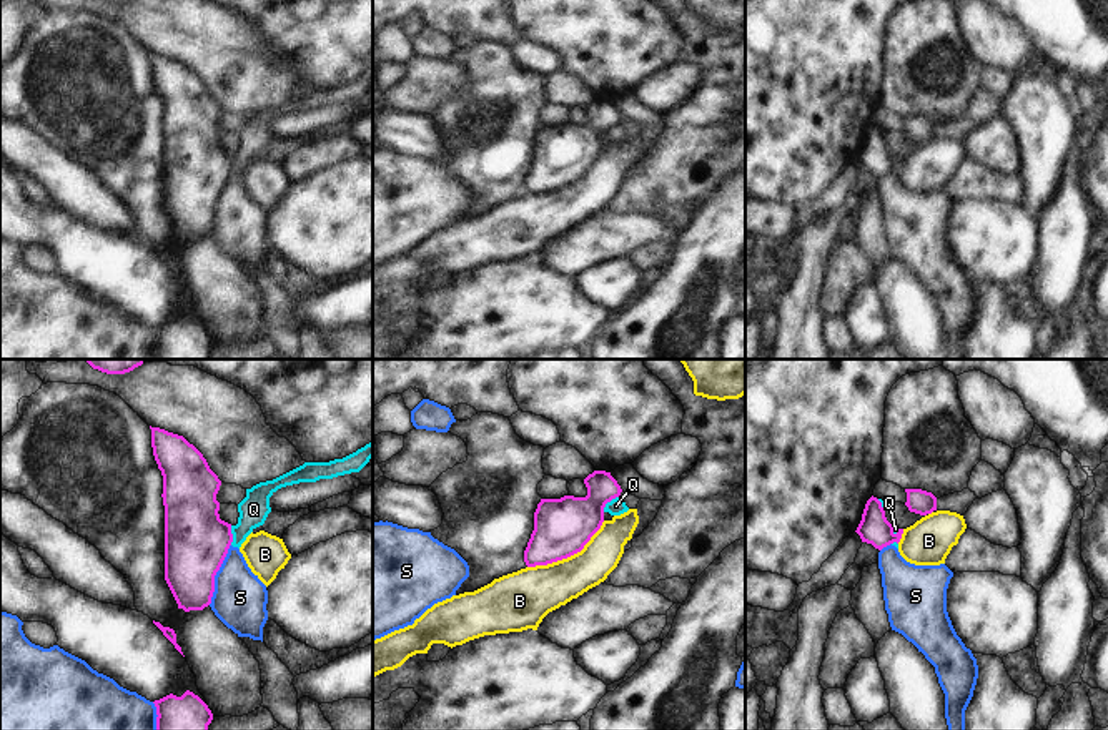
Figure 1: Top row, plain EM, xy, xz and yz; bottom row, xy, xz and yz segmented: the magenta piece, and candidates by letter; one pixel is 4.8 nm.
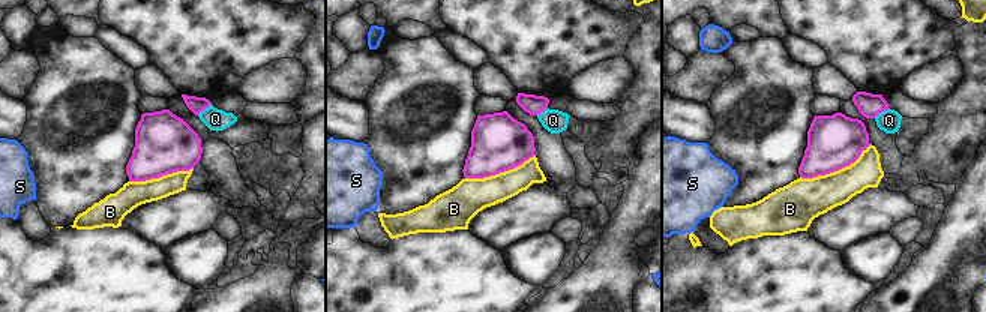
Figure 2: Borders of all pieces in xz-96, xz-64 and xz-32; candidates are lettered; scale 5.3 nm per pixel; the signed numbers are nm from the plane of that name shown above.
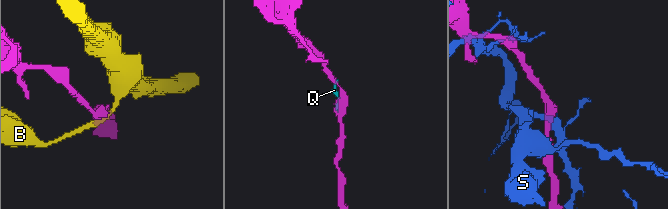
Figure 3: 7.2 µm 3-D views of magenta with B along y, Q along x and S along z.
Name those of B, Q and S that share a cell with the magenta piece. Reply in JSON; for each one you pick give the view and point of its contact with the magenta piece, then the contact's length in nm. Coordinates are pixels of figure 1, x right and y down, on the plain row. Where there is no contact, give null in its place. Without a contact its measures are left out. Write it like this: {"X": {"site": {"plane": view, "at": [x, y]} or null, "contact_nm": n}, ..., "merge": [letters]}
{"merge": []}

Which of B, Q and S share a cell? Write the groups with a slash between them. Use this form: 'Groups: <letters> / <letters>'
Groups: B / Q S.

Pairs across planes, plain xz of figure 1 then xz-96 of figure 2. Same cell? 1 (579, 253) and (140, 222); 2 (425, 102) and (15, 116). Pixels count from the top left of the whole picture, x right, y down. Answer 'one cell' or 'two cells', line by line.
1: one cell
2: two cells

